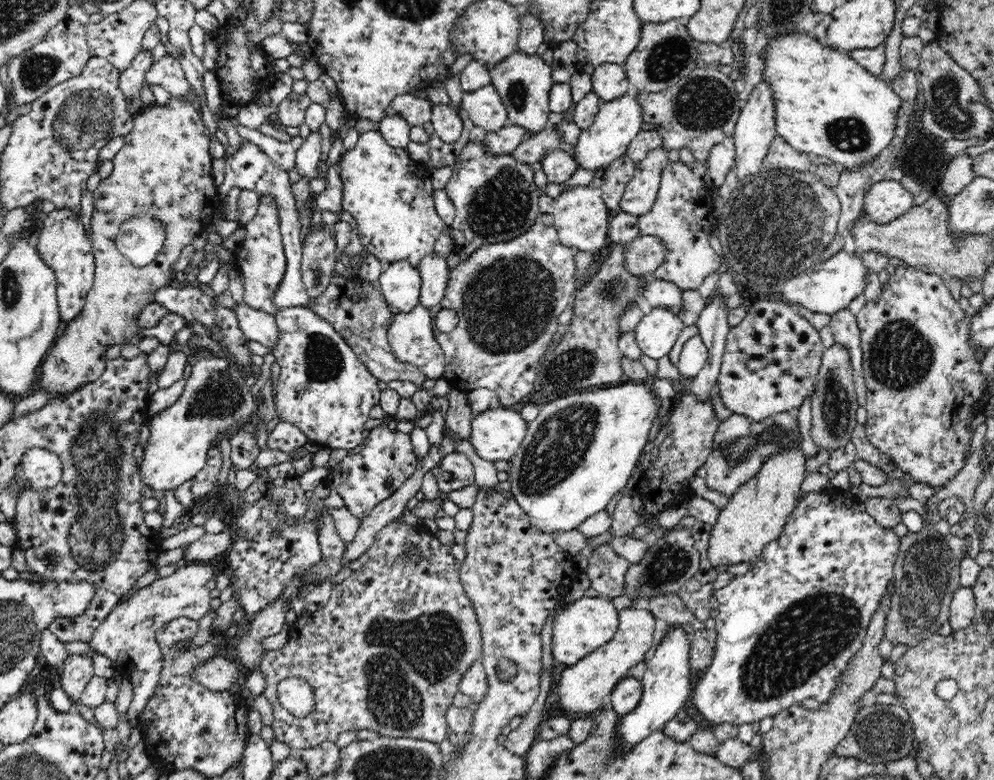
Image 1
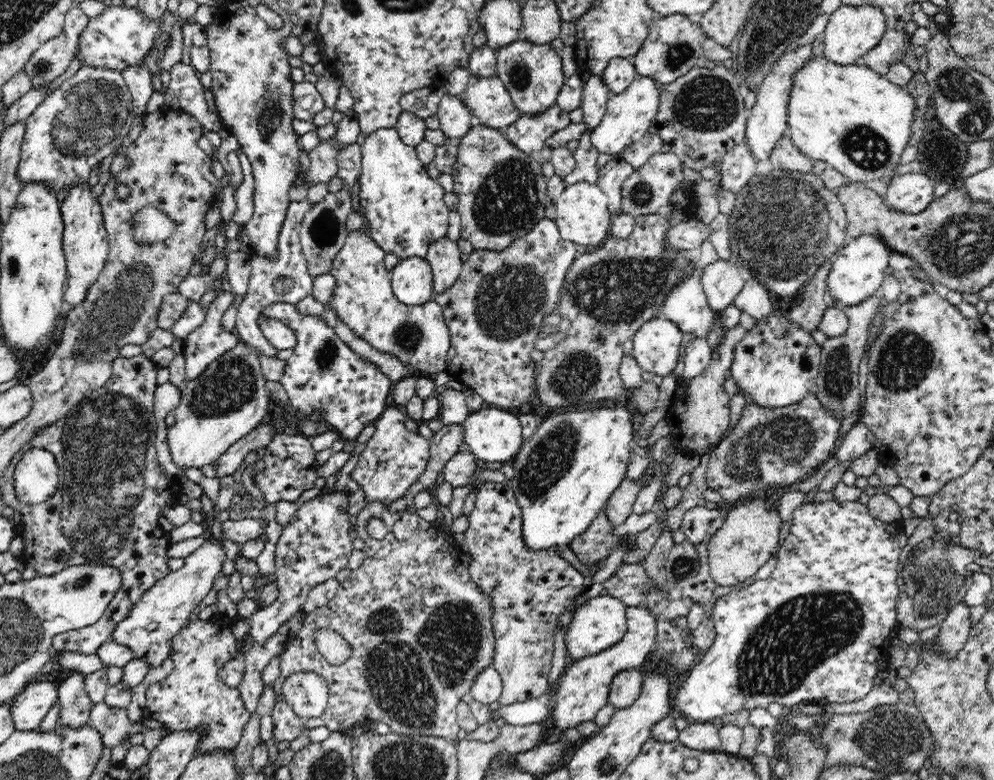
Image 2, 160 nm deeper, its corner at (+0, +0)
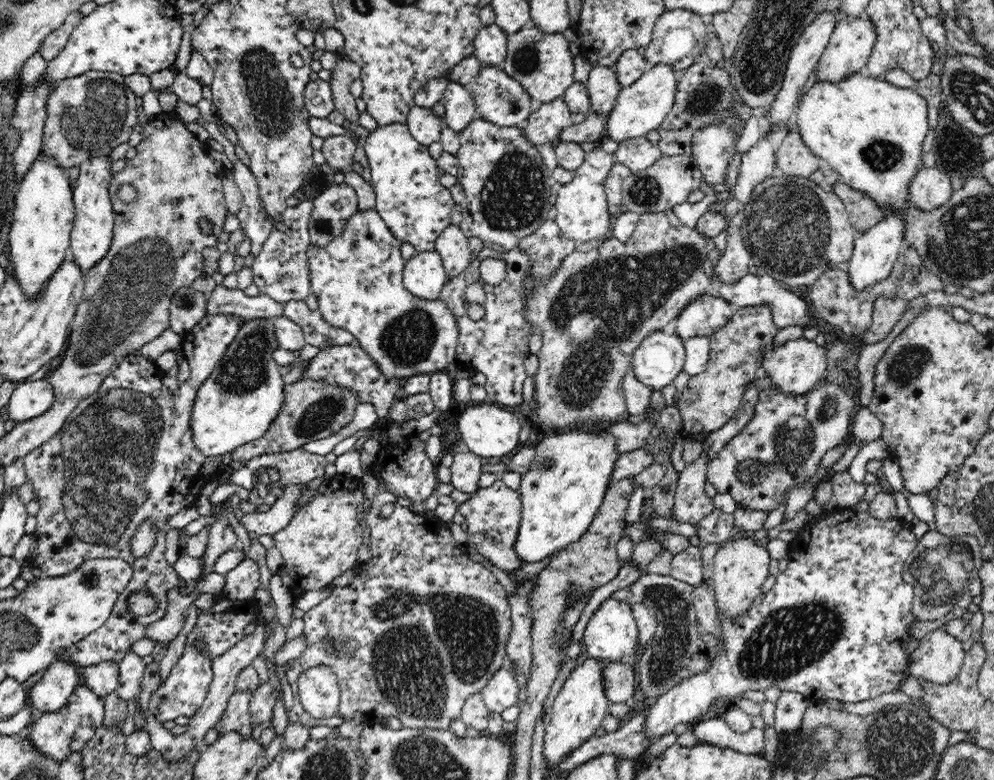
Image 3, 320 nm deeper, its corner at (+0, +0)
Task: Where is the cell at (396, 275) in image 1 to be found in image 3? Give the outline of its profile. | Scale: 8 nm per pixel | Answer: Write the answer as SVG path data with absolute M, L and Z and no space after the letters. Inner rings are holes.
M430 250L418 252L405 262L403 281L414 296L438 301L449 276L439 252Z

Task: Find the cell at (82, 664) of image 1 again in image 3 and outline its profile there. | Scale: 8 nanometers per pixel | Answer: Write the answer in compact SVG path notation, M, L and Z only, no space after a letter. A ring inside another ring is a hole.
M80 684L71 694L69 701L52 712L34 711L32 722L26 726L26 741L48 759L62 762L75 752L80 752L86 743L95 735L96 730L103 726L105 717L105 697L98 696L86 685Z

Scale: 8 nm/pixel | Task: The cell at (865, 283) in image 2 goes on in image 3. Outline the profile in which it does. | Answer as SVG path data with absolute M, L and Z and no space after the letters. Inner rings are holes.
M860 73L847 76L839 83L814 83L798 104L797 128L806 146L821 162L828 162L830 168L839 172L841 180L850 188L870 196L878 206L884 208L882 220L859 234L855 240L848 274L851 285L858 290L888 278L896 258L905 247L905 212L912 207L909 188L918 171L923 168L922 145L930 129L928 109L927 100L915 90L900 88L881 78Z

